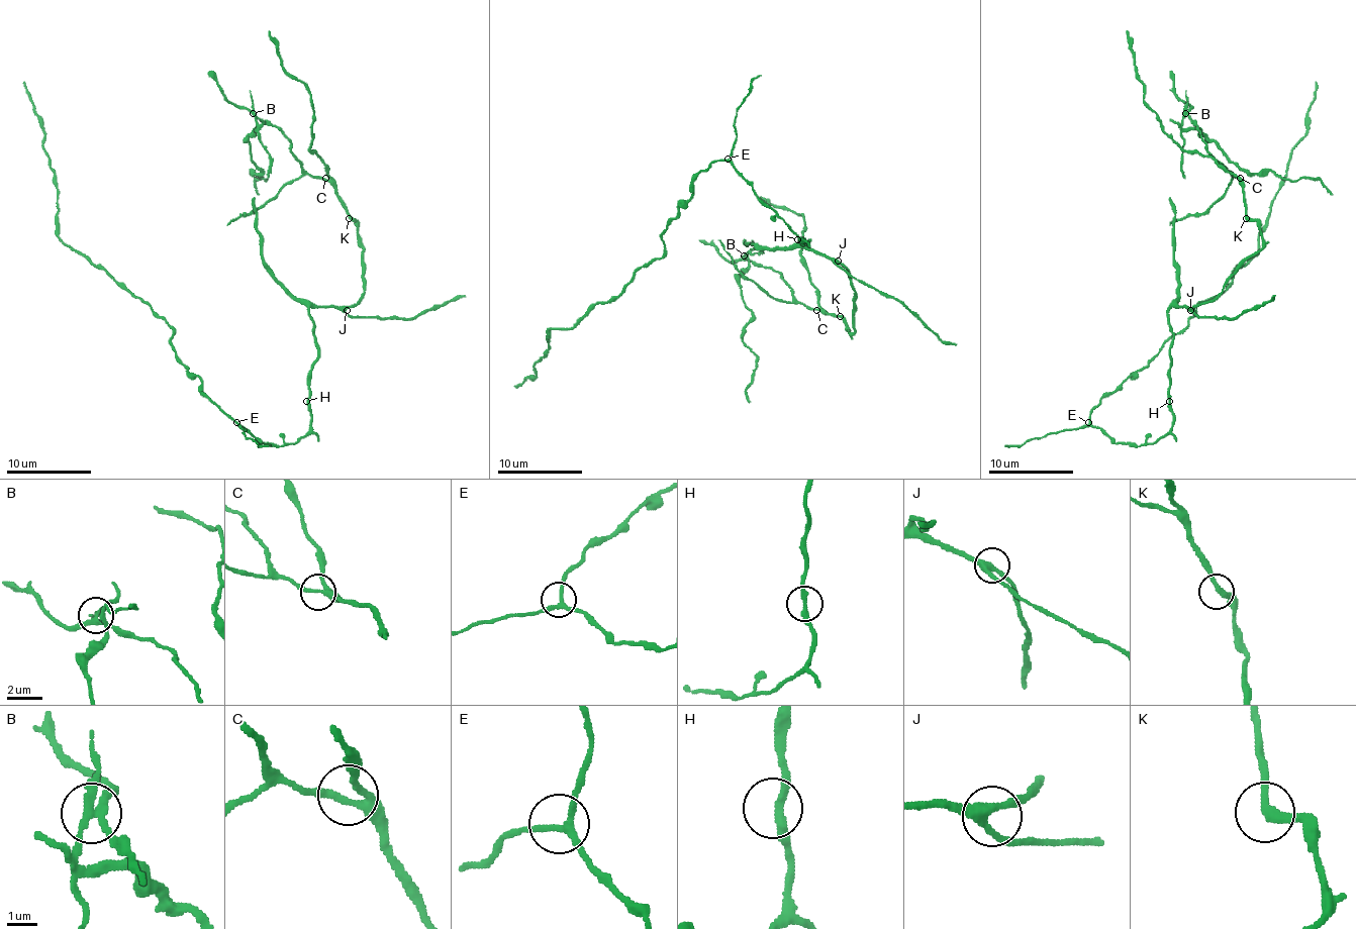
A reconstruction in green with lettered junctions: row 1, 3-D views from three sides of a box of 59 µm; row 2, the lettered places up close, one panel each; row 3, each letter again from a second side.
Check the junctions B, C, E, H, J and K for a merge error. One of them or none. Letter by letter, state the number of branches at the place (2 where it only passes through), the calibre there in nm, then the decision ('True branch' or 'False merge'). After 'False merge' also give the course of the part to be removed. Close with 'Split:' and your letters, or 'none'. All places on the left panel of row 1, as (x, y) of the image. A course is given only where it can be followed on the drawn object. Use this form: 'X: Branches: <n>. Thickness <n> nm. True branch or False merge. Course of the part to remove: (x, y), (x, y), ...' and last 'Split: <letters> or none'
B: Branches: 4. Thickness 240 nm. False merge. Course of the part to remove: (253, 114), (258, 129), (249, 139), (249, 155), (262, 170), (251, 172), (264, 180), (258, 178), (258, 195)
C: Branches: 3. Thickness 220 nm. True branch
E: Branches: 3. Thickness 200 nm. True branch
H: Branches: 2. Thickness 280 nm. True branch
J: Branches: 3. Thickness 320 nm. True branch
K: Branches: 2. Thickness 280 nm. True branch
Split: B

